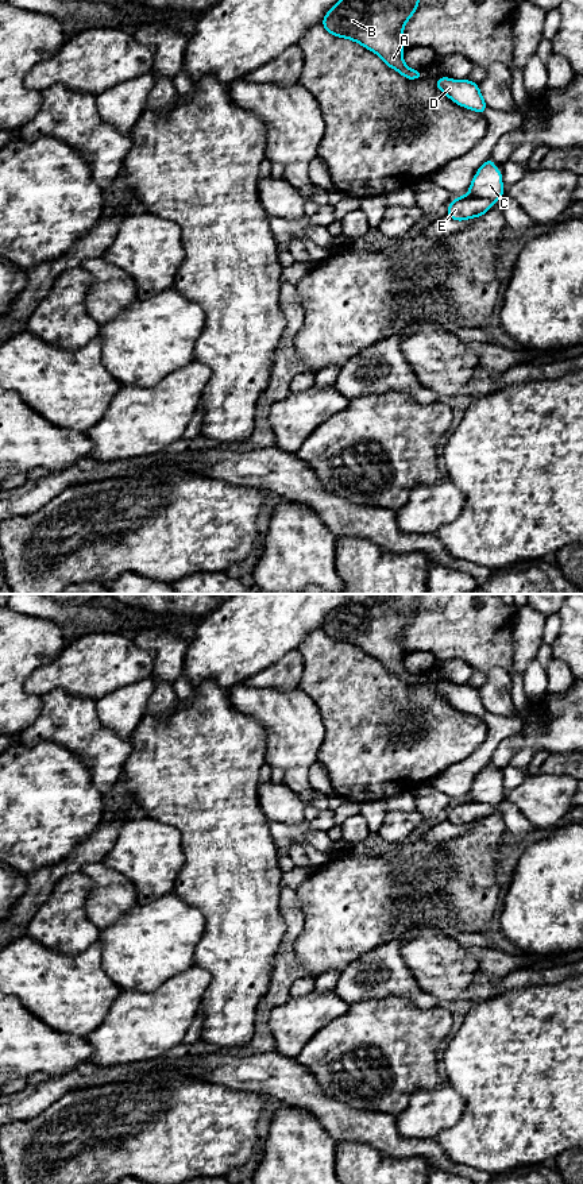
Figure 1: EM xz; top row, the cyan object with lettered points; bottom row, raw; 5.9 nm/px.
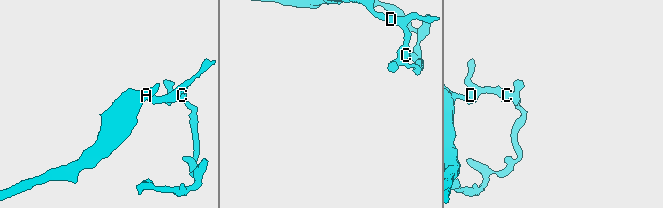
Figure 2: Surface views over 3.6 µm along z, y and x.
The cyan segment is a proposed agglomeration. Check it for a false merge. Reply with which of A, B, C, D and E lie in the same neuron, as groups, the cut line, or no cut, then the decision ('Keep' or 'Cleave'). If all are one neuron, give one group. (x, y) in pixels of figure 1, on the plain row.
Groups: A B C D / E. Split along xz (471, 799), (493, 806). Cleave

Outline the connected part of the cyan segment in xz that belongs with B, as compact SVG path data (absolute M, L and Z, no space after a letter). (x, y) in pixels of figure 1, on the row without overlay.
M348 594L323 624L332 640L348 643L378 659L389 672L408 684L422 683L402 664L405 628L420 609L417 594L394 594L381 602L375 594Z

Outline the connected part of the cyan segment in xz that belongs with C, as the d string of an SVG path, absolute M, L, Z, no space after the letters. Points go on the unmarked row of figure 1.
M489 763L476 776L468 795L471 801L490 806L499 806L503 802L502 775L494 774L495 767Z

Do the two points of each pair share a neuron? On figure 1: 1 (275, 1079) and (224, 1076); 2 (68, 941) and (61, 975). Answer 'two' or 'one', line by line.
1: one
2: two

